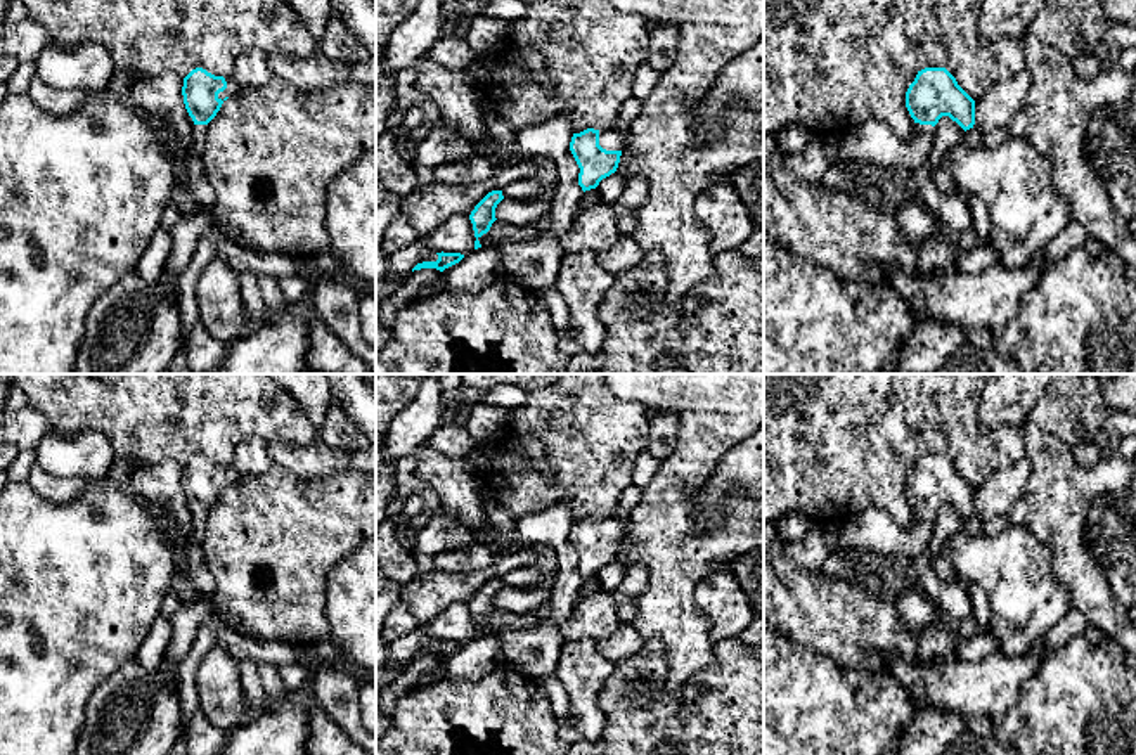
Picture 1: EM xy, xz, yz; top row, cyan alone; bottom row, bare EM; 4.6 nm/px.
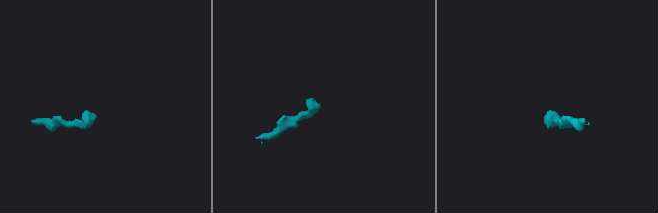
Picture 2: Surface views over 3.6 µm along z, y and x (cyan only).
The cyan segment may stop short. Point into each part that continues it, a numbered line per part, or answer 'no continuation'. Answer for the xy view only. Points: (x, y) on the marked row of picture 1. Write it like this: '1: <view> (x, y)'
1: xy (232, 87)

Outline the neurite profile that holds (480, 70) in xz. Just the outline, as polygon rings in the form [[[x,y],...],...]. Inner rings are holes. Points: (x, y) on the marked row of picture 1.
[[[478,55],[474,62],[468,68],[478,85],[483,85],[490,74],[490,62],[487,55]]]

